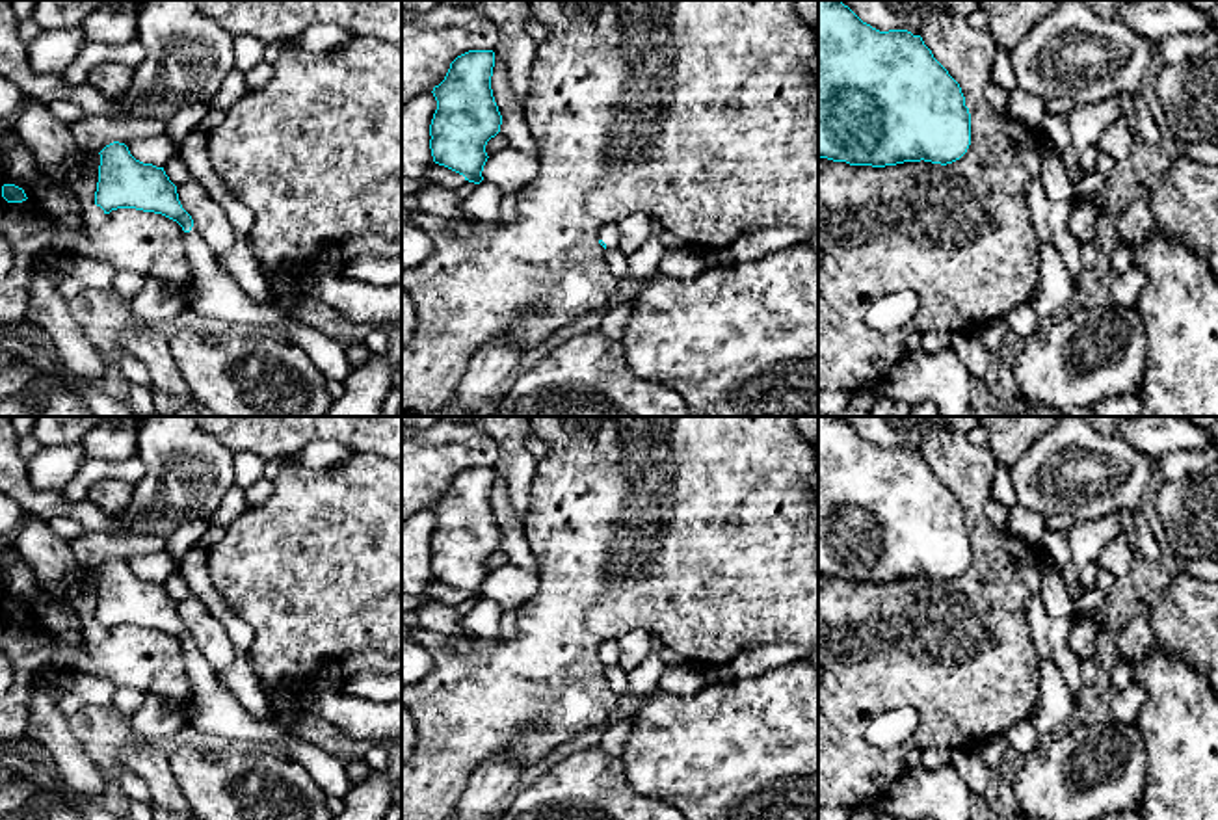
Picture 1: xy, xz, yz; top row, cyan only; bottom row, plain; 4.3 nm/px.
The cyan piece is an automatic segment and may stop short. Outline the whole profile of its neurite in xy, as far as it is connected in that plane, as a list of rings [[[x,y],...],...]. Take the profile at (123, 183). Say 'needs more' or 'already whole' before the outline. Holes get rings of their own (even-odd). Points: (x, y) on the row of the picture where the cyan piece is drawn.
needs more; [[[113,141],[100,152],[95,205],[110,214],[117,208],[136,208],[162,214],[184,231],[186,257],[192,264],[188,314],[229,327],[275,327],[281,337],[301,348],[325,381],[346,383],[355,366],[346,346],[314,325],[301,324],[283,312],[273,301],[260,303],[247,296],[221,266],[192,216],[182,208],[177,186],[164,167],[136,160],[125,143]]]

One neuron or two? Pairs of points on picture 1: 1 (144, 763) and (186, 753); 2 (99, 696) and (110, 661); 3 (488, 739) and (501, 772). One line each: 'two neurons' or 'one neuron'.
1: two neurons
2: two neurons
3: two neurons

